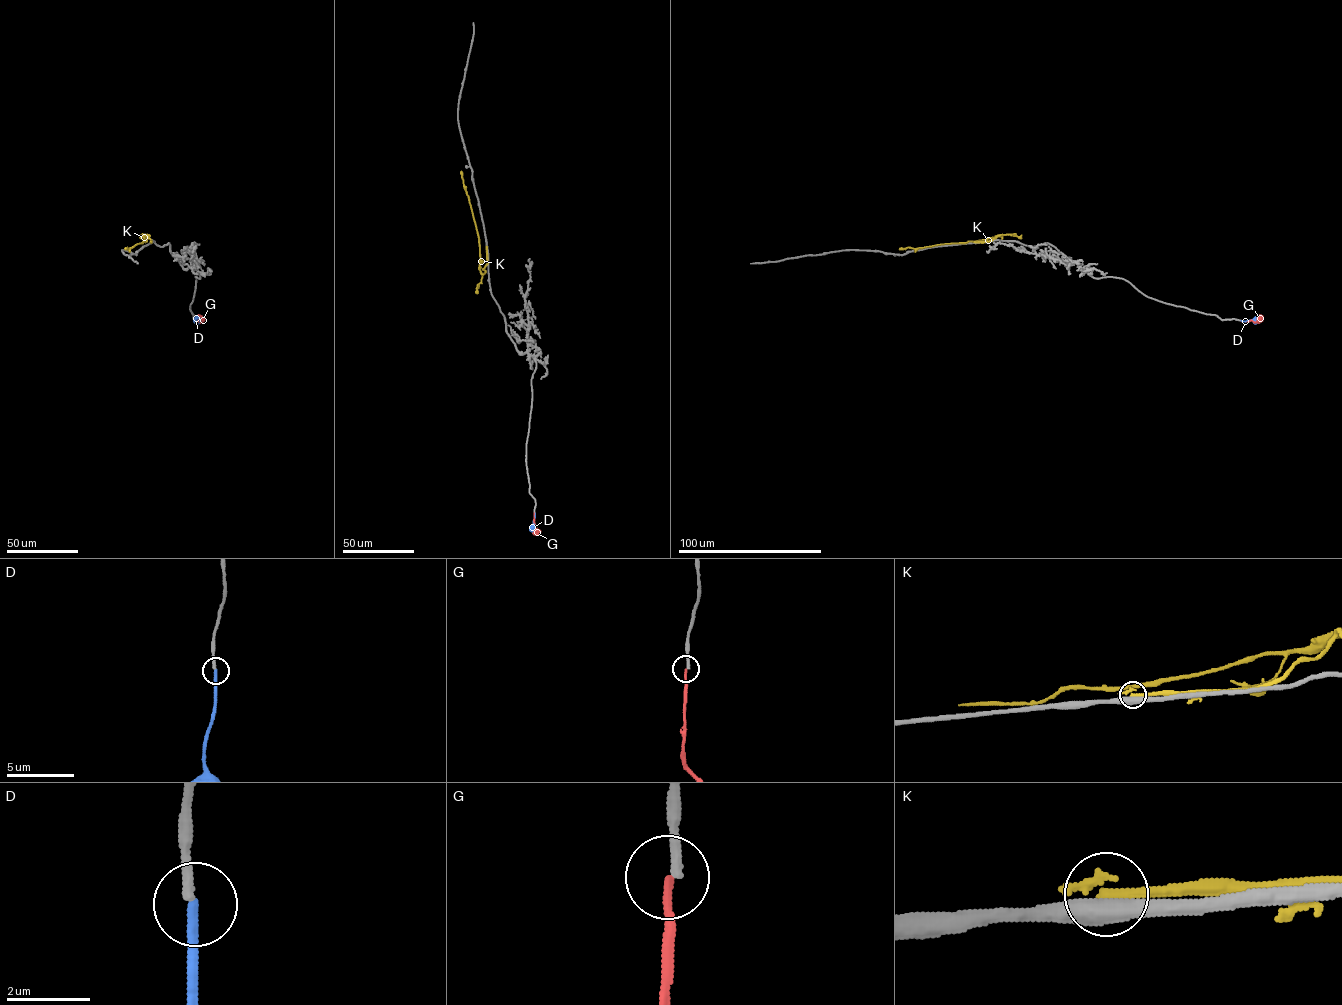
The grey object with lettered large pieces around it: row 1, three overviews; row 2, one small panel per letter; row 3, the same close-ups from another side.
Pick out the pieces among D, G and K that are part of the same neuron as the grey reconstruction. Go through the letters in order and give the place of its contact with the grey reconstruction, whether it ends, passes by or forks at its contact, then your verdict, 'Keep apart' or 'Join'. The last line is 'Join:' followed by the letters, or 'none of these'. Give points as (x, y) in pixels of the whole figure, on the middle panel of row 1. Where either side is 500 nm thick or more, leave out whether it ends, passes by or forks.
D: Touches grey at (534, 513). It ends there. Keep apart
G: Touches grey at (534, 513). It ends there. Join
K: Touches grey at (486, 248). It ends there. Keep apart
Join: G

